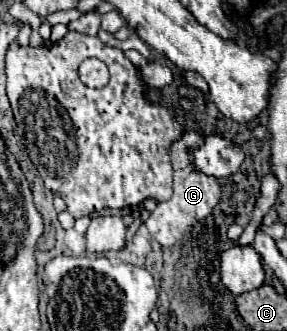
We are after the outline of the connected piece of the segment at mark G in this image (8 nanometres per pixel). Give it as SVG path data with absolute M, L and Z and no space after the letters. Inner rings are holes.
M187 132L181 140L173 142L169 146L171 154L171 166L173 166L173 196L169 202L157 204L157 208L151 212L149 220L145 222L149 234L161 244L161 246L173 246L177 240L183 238L187 230L191 230L199 220L207 218L213 210L213 206L219 202L221 196L221 184L205 174L199 174L191 166L191 154L187 152L189 146L199 146L203 142L203 136L197 132Z

